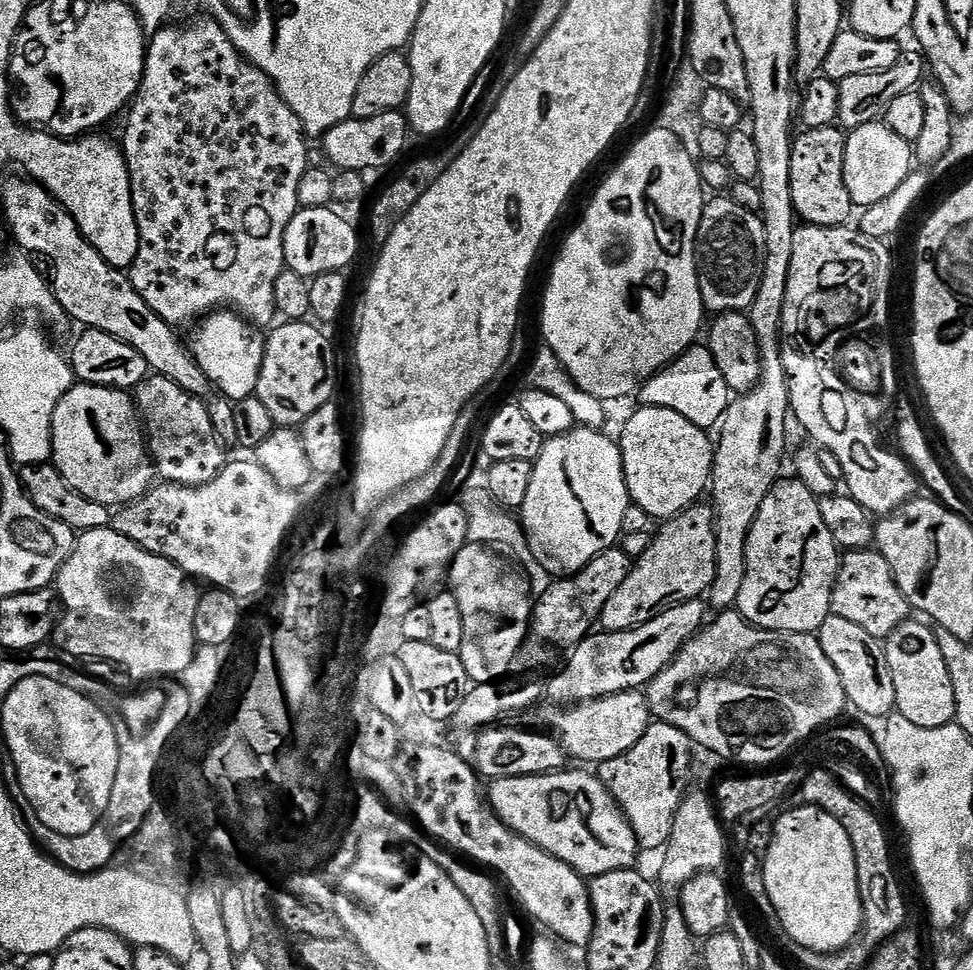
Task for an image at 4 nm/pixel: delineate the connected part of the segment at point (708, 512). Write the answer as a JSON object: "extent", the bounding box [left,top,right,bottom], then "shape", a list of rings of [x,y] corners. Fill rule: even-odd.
{"extent":[598,507,716,631],"shape":[[[693,507],[691,510],[673,516],[663,525],[660,533],[657,531],[651,537],[651,544],[645,553],[633,563],[628,577],[618,586],[618,590],[606,602],[606,606],[599,614],[598,624],[603,631],[630,631],[650,622],[665,608],[673,607],[687,600],[701,597],[711,589],[716,580],[716,533],[714,531],[714,512],[711,507]]]}

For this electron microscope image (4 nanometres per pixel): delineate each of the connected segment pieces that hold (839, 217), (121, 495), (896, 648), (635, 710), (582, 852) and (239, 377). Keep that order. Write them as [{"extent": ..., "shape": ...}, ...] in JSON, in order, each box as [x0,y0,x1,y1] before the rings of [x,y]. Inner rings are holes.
[{"extent":[790,124,854,226],"shape":[[[821,124],[819,128],[805,127],[804,133],[792,142],[790,182],[792,203],[797,213],[821,226],[840,226],[852,212],[854,201],[844,177],[848,138],[845,129],[832,124]]]},{"extent":[51,383,154,506],"shape":[[[77,383],[54,410],[51,463],[78,494],[99,504],[123,506],[143,496],[153,483],[154,465],[135,399],[122,388]]]},{"extent":[886,618,956,728],"shape":[[[915,618],[905,620],[887,637],[886,647],[890,670],[894,674],[899,715],[905,716],[916,726],[937,728],[955,721],[956,691],[946,654],[942,654],[941,637],[936,637],[937,629],[931,623],[928,624]]]},{"extent":[552,690,650,766],"shape":[[[640,690],[616,692],[596,699],[581,700],[571,706],[561,707],[561,712],[552,716],[555,739],[569,757],[585,760],[588,764],[599,766],[607,760],[618,758],[630,750],[646,734],[650,723],[650,709],[647,695]]]},{"extent":[490,770,638,878],"shape":[[[557,770],[541,776],[515,776],[491,781],[490,800],[505,824],[554,854],[585,878],[633,867],[638,853],[636,831],[599,775]]]},{"extent":[195,310,265,402],"shape":[[[217,310],[200,326],[200,337],[196,340],[195,351],[207,371],[209,380],[233,402],[244,400],[247,396],[255,396],[264,361],[265,341],[261,333],[243,316],[232,310]]]}]

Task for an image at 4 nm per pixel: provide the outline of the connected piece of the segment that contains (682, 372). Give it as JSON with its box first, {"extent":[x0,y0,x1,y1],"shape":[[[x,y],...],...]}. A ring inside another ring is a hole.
{"extent":[638,346,734,430],"shape":[[[693,346],[666,368],[661,368],[638,393],[639,403],[654,408],[670,408],[690,418],[699,428],[712,430],[723,421],[734,393],[714,358],[712,349],[707,346]]]}

